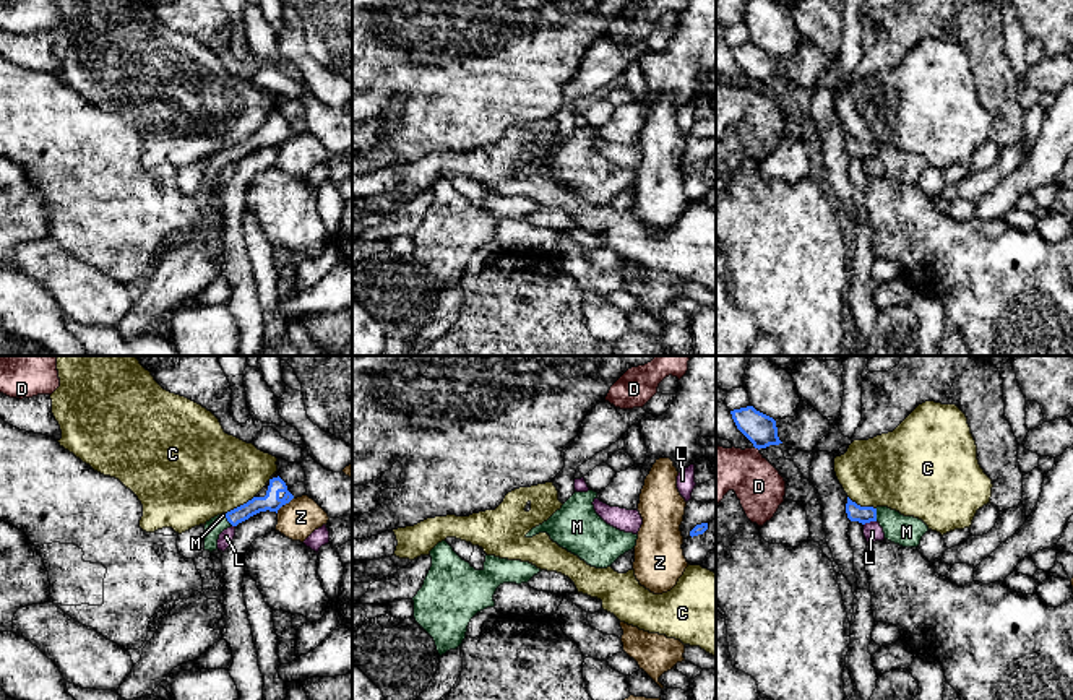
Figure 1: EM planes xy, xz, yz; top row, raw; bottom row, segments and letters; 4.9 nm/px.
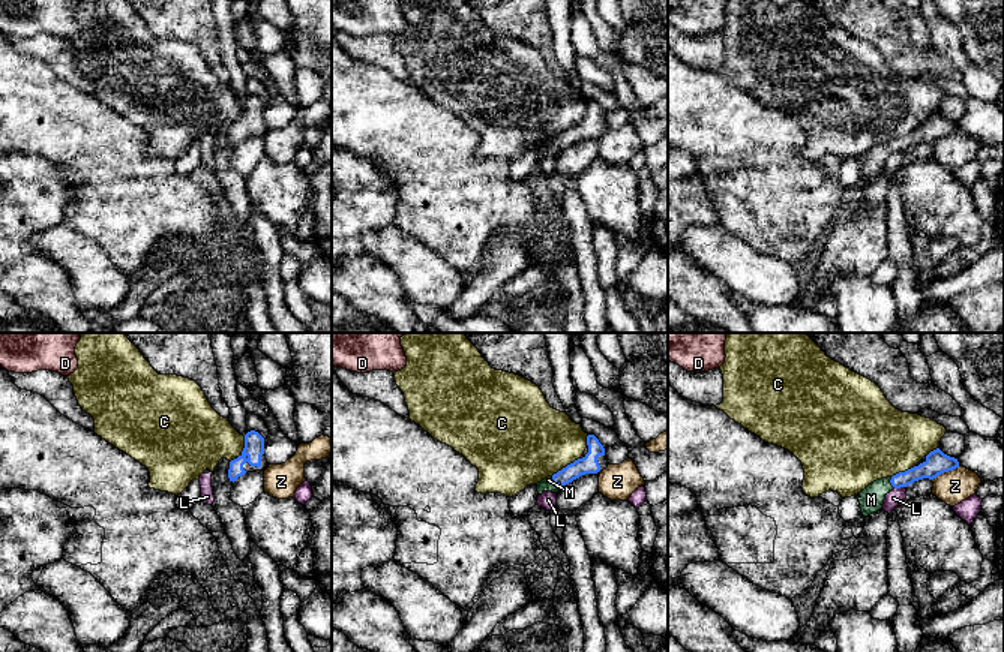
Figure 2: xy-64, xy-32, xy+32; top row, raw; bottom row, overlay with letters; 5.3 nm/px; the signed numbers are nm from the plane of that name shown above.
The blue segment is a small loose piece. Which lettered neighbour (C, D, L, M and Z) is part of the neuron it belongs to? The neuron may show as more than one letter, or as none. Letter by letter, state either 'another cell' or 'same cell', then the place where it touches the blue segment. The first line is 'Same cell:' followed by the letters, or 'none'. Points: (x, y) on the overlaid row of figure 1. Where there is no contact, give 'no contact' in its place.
Same cell: M
C: another cell; contact xy (241, 505)
D: another cell; contact yz (757, 447)
L: another cell; contact yz (869, 522)
M: same cell; contact xy (228, 520)
Z: another cell; contact xy (288, 502)

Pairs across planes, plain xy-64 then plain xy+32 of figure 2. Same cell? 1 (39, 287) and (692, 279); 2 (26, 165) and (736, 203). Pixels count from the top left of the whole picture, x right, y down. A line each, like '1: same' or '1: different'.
1: same
2: different

